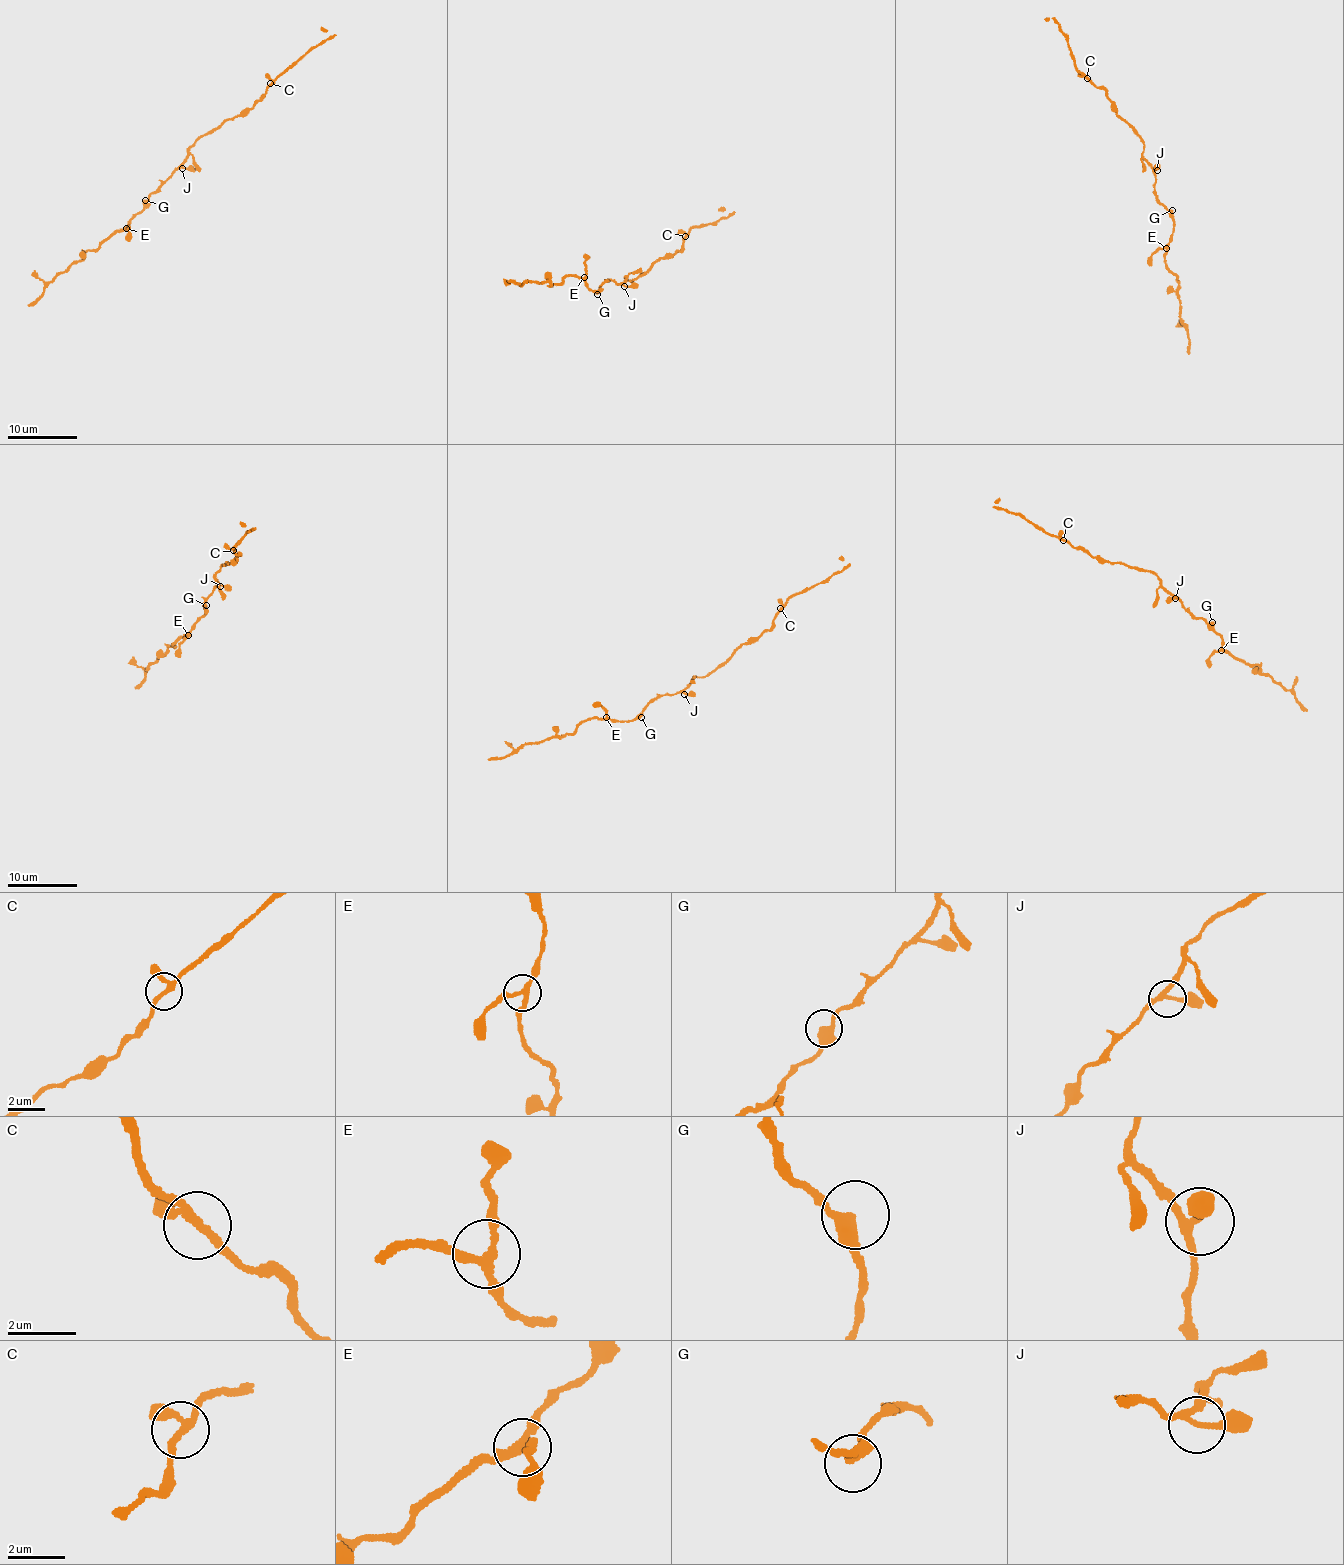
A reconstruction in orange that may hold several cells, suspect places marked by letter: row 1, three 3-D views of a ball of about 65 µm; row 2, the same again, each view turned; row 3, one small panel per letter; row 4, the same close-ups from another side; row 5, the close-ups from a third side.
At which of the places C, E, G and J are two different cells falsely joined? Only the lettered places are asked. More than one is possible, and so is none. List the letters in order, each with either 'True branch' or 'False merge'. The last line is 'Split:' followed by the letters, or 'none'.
C: True branch
E: True branch
G: True branch
J: True branch
Split: none

